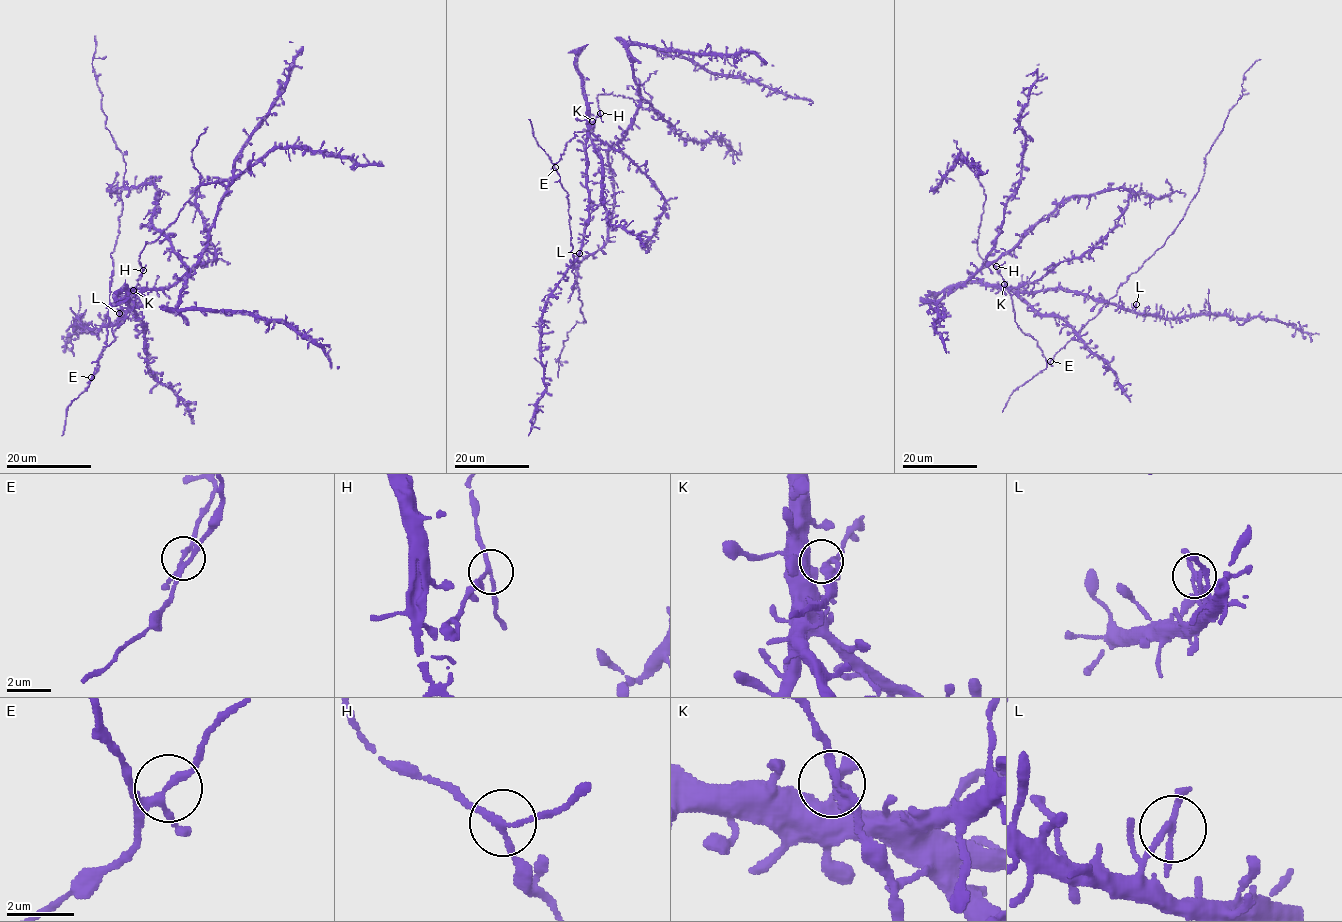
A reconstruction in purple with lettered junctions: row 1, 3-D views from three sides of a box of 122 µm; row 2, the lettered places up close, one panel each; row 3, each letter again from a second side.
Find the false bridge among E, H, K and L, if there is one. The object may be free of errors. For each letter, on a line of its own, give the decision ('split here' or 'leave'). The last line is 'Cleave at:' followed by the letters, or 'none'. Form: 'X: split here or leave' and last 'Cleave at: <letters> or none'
E: leave
H: leave
K: leave
L: leave
Cleave at: none

